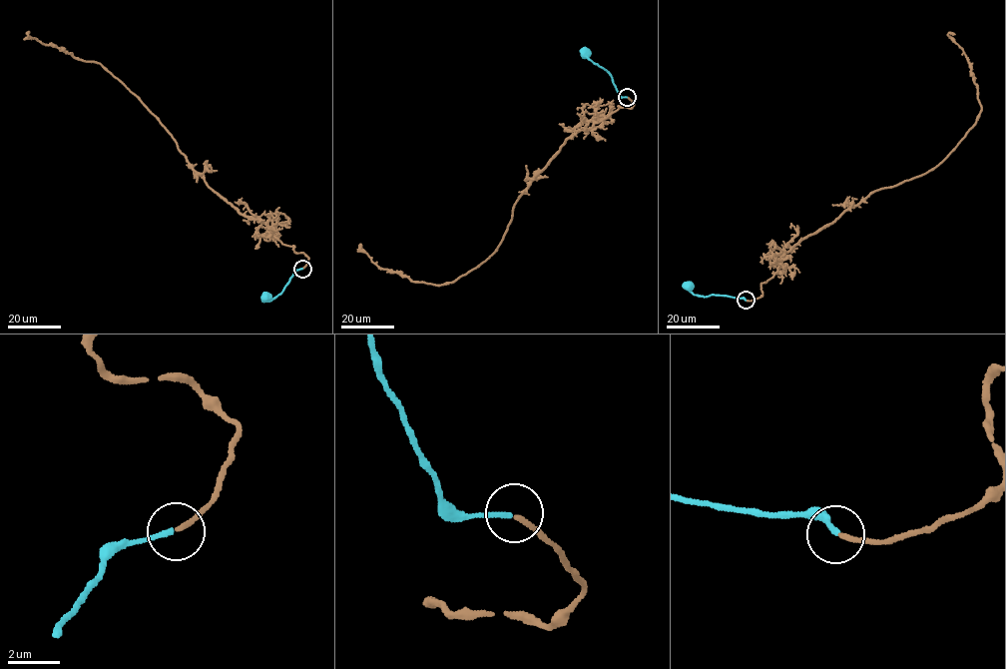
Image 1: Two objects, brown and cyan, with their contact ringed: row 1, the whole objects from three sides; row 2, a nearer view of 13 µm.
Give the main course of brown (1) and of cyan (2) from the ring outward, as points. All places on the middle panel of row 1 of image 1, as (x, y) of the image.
1: (627, 97), (633, 106), (565, 141), (517, 200), (497, 251), (455, 280), (415, 282), (362, 250)
2: (626, 97), (619, 95), (609, 71), (586, 54)

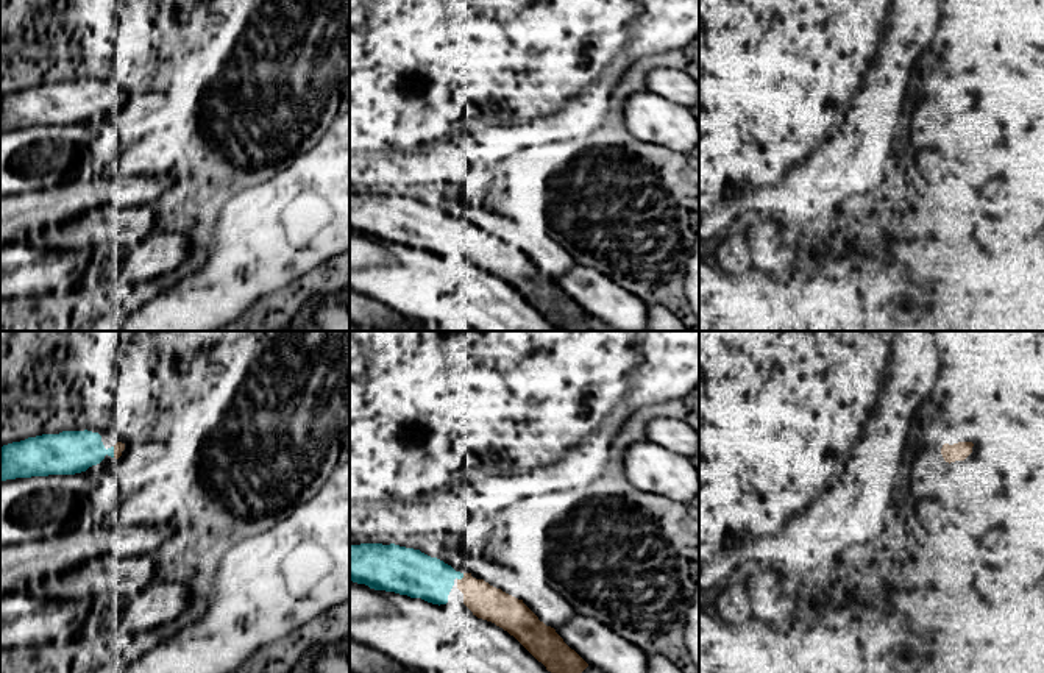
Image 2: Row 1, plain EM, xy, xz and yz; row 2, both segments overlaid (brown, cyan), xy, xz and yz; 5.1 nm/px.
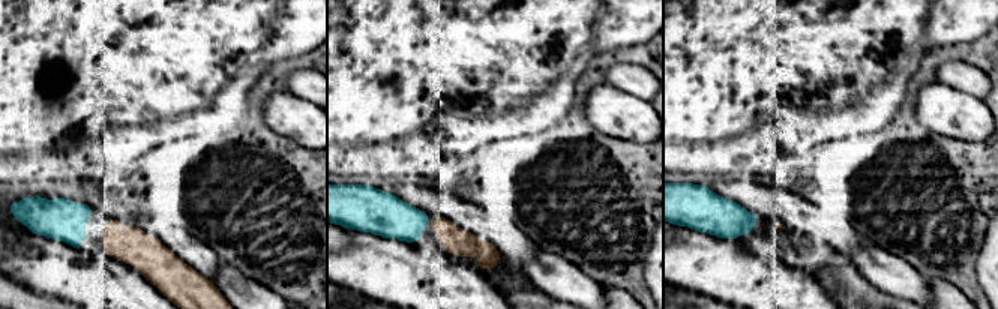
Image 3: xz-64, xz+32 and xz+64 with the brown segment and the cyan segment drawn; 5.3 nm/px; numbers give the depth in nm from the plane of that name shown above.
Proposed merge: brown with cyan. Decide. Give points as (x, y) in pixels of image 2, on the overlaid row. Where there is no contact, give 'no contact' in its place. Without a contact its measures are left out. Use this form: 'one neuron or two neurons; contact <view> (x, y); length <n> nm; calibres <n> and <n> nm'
one neuron; contact xz (462, 578); length 50 nm; calibres 180 and 240 nm

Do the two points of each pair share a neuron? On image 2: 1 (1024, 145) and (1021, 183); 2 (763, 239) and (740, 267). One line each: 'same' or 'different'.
1: same
2: different

